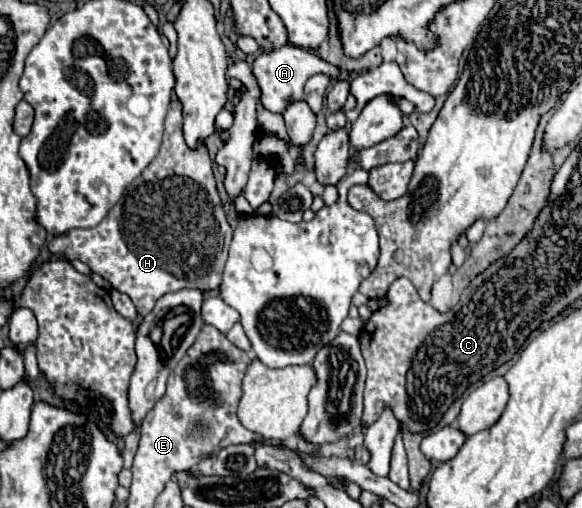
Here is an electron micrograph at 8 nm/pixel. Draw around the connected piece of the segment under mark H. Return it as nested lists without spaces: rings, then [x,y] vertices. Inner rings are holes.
[[[172,100],[166,130],[162,138],[162,148],[158,156],[144,168],[144,172],[124,190],[120,202],[108,212],[108,216],[94,228],[76,228],[64,236],[56,236],[48,242],[52,254],[64,254],[68,260],[82,260],[112,284],[122,294],[128,294],[140,316],[152,312],[158,298],[182,288],[198,288],[202,292],[212,292],[222,282],[224,262],[228,258],[228,244],[232,240],[232,228],[226,222],[226,212],[216,190],[216,180],[212,176],[212,162],[208,148],[204,144],[198,150],[190,150],[182,136],[182,106]]]

